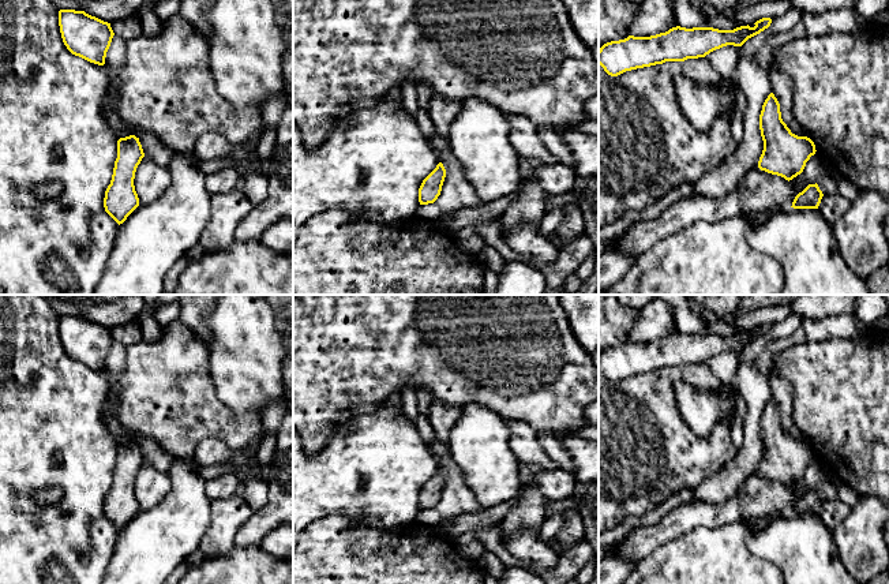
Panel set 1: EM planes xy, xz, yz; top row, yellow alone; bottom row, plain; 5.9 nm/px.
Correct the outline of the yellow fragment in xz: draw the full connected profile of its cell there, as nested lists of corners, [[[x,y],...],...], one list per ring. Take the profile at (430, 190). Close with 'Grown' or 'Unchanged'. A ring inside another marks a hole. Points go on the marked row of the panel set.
[[[442,162],[423,180],[419,188],[420,205],[434,203],[440,195],[442,186],[446,177],[446,169]]]. Unchanged

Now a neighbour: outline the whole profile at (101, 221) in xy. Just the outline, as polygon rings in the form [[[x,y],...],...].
[[[0,0],[0,288],[4,295],[93,295],[105,272],[120,225],[105,211],[104,198],[117,158],[119,138],[102,116],[102,101],[109,87],[104,65],[72,55],[63,42],[59,10],[50,0]],[[60,180],[64,190],[57,198],[37,198],[34,187]]]

